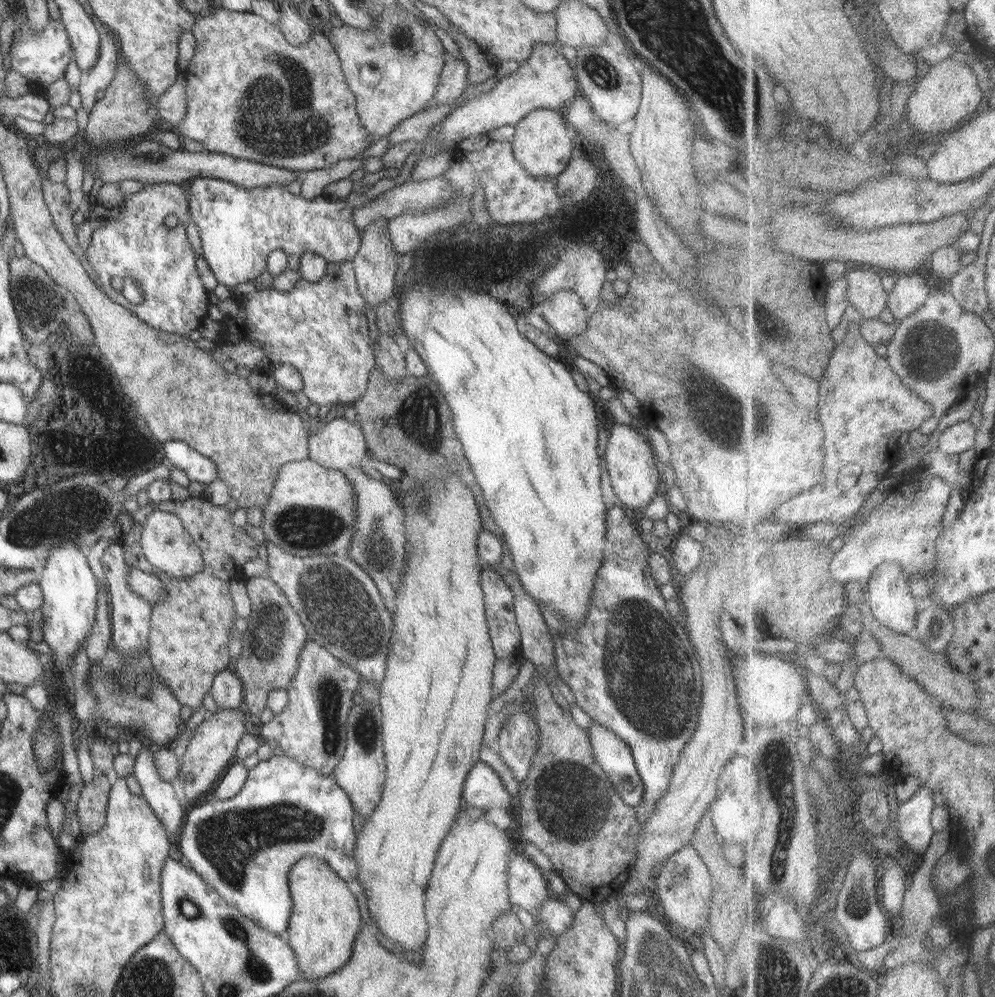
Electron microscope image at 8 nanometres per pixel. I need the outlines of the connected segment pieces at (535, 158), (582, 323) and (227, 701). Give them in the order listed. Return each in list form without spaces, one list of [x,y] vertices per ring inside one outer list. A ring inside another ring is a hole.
[[[538,109],[527,114],[515,124],[515,134],[510,143],[514,156],[535,177],[557,177],[572,159],[572,141],[568,137],[567,120],[562,111]]]
[[[560,290],[555,292],[541,303],[542,318],[553,328],[556,334],[559,334],[565,342],[576,334],[586,330],[588,326],[589,309],[582,304],[581,298],[573,290]]]
[[[230,668],[216,673],[209,693],[215,700],[214,702],[216,702],[216,705],[221,706],[222,709],[228,708],[228,710],[240,710],[240,705],[244,703],[242,681],[236,673],[230,670]]]

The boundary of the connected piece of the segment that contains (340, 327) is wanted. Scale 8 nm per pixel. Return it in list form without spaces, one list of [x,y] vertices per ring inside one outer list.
[[[352,261],[329,262],[326,274],[318,282],[298,280],[295,287],[282,292],[271,287],[252,291],[239,297],[239,311],[235,317],[224,319],[225,331],[207,351],[216,362],[232,360],[237,368],[246,366],[252,371],[269,371],[282,364],[290,364],[302,375],[304,396],[318,406],[352,405],[365,394],[370,371],[375,368],[375,352],[368,335],[366,303],[359,293]]]

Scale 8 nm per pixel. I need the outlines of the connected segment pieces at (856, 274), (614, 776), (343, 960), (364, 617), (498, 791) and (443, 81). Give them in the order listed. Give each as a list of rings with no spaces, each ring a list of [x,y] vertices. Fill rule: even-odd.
[[[852,266],[846,272],[848,298],[866,319],[878,319],[889,307],[889,293],[882,284],[883,272],[874,267]]]
[[[596,721],[590,725],[588,735],[596,762],[608,775],[620,798],[636,808],[643,798],[644,785],[631,748],[613,730]]]
[[[306,855],[289,870],[289,891],[293,902],[285,939],[295,952],[298,970],[304,980],[324,980],[328,974],[342,970],[352,954],[362,916],[357,898],[321,858]]]
[[[273,542],[266,545],[268,571],[265,573],[286,595],[306,627],[309,639],[331,652],[338,660],[357,670],[364,679],[378,684],[386,676],[386,657],[393,633],[393,614],[378,590],[374,579],[358,567],[347,554],[294,556]]]
[[[480,760],[468,771],[461,795],[468,808],[482,812],[497,808],[508,811],[512,799],[498,773]]]
[[[448,53],[445,65],[440,74],[438,88],[436,88],[436,95],[422,109],[432,108],[432,106],[436,106],[437,104],[452,104],[458,96],[464,93],[468,72],[469,65],[466,64],[464,59],[456,59]]]

